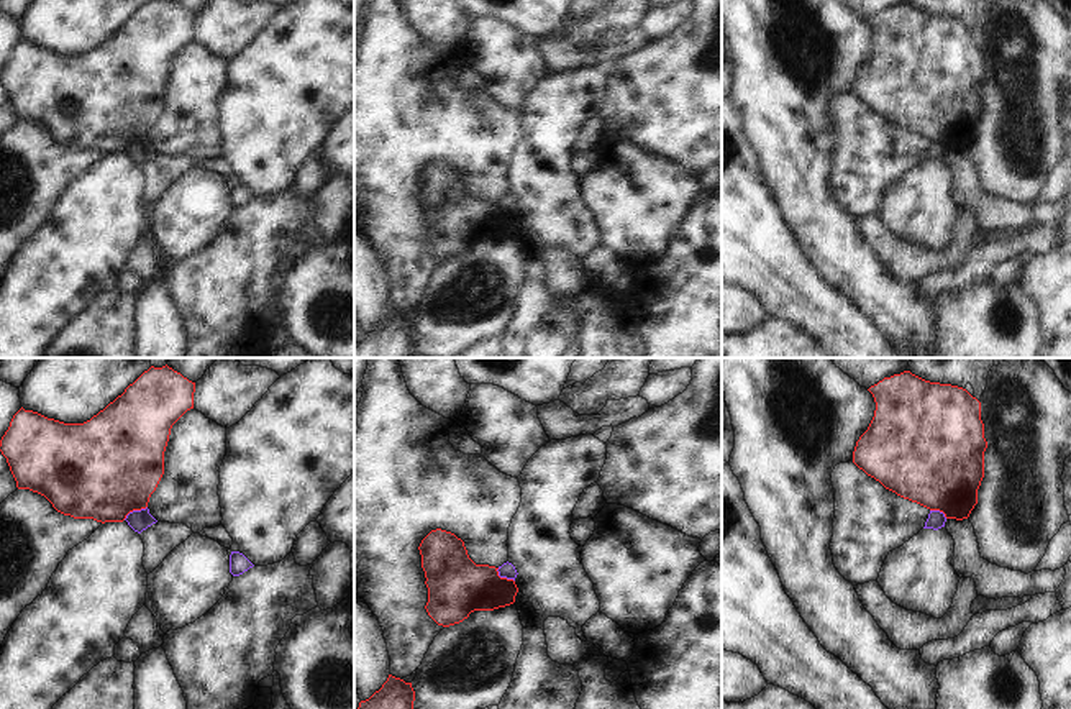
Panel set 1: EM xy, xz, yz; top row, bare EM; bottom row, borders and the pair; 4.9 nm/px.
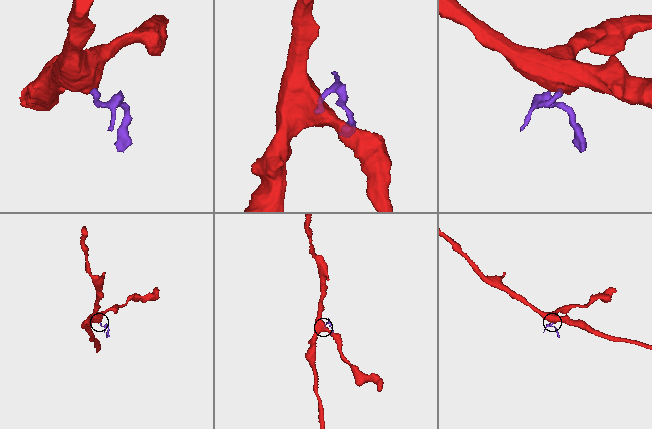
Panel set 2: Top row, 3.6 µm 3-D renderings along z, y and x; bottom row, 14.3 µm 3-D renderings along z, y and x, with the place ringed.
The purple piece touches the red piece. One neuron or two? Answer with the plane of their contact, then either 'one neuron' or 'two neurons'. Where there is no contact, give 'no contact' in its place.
xy | two neurons

